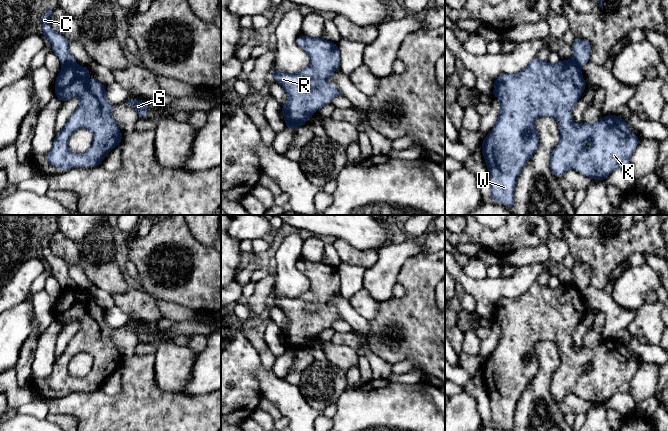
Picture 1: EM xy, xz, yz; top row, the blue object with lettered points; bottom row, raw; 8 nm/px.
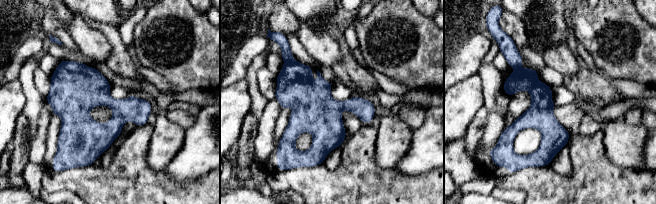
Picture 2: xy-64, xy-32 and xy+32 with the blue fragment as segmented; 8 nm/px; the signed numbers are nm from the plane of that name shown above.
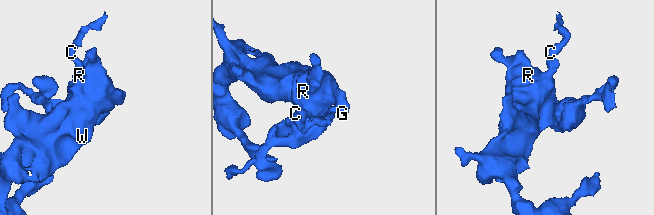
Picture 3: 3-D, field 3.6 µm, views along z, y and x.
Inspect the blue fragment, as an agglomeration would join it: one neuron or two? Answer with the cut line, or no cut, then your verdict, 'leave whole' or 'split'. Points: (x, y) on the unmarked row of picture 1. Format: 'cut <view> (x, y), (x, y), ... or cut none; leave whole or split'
cut xy (76, 287), (62, 290); split

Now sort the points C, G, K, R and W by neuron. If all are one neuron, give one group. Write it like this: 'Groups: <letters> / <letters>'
Groups: C / G K R W

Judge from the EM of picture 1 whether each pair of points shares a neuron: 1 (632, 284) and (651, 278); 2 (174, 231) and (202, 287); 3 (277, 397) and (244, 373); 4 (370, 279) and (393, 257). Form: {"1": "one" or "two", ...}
{"1": "one", "2": "one", "3": "two", "4": "one"}

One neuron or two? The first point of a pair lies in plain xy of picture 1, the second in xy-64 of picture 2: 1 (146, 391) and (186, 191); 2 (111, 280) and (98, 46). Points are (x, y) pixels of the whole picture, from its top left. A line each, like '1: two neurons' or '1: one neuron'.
1: one neuron
2: one neuron

